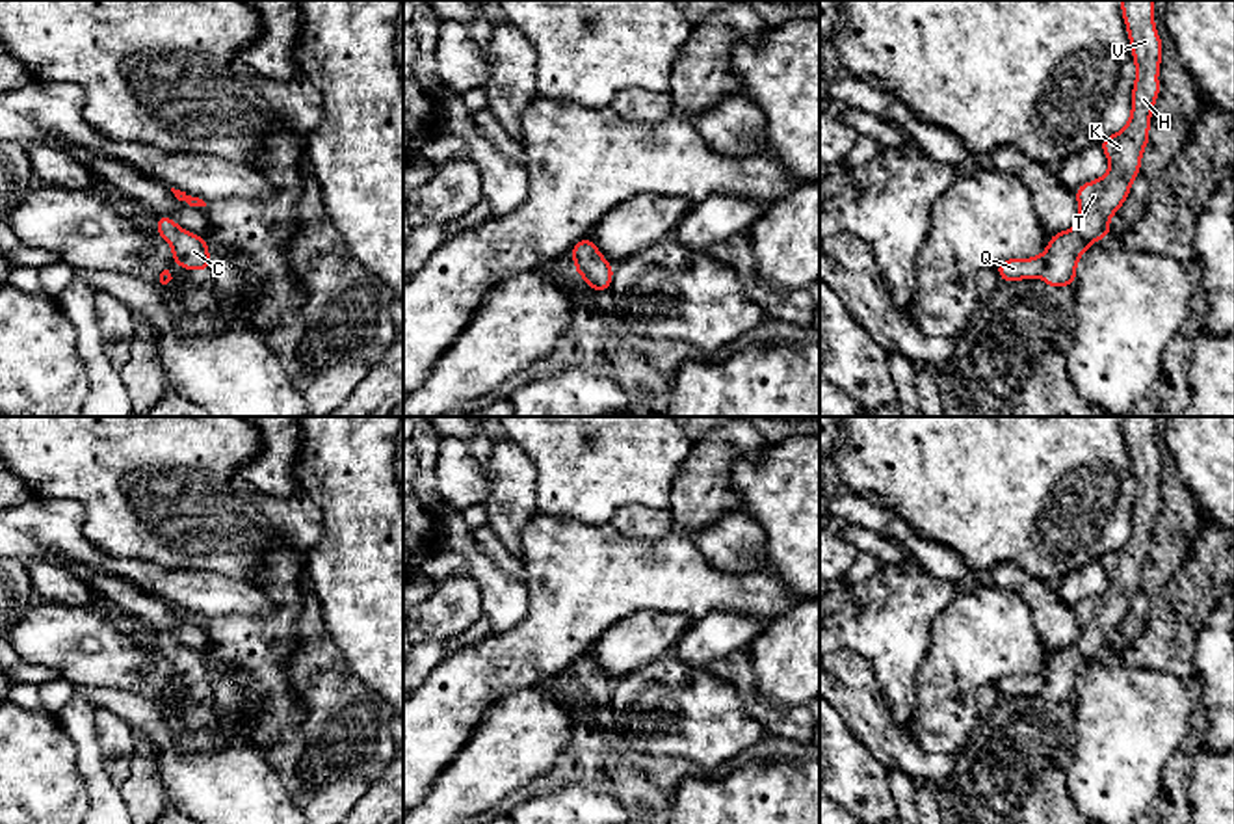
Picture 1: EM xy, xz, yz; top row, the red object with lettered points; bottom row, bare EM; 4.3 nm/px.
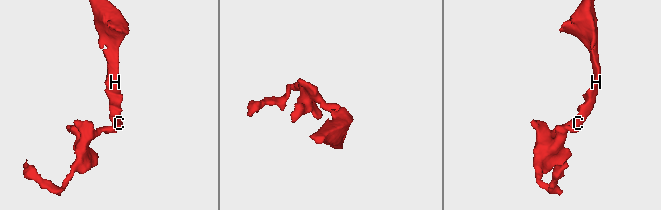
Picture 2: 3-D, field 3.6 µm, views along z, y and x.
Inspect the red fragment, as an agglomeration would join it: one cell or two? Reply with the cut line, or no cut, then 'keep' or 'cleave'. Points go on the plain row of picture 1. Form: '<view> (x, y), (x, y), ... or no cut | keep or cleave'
no cut | keep

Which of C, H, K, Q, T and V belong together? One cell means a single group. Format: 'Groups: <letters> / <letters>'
Groups: C H K Q T V

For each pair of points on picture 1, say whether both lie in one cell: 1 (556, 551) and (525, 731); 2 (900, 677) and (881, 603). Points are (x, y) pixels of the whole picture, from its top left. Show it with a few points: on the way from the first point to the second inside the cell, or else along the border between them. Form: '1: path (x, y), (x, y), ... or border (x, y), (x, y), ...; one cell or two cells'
1: border (545, 685), (510, 691), (491, 705); two cells
2: path (894, 659), (894, 638), (887, 622); one cell

